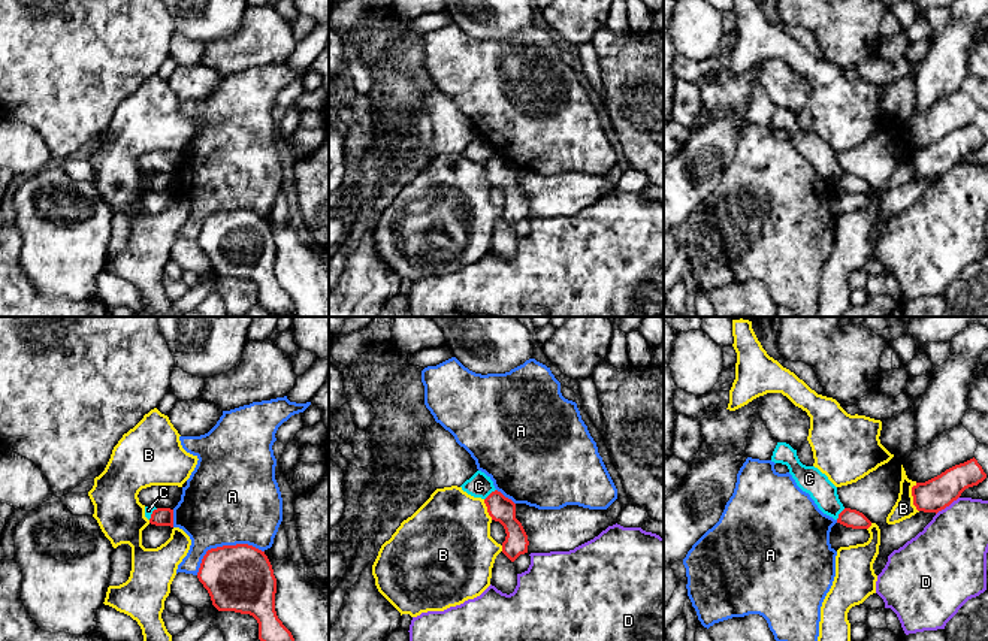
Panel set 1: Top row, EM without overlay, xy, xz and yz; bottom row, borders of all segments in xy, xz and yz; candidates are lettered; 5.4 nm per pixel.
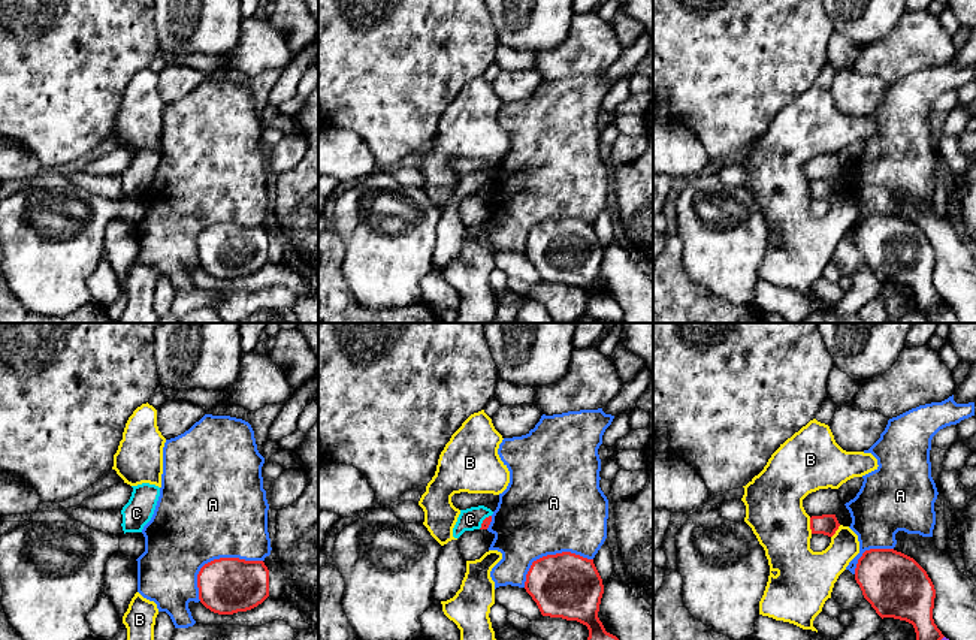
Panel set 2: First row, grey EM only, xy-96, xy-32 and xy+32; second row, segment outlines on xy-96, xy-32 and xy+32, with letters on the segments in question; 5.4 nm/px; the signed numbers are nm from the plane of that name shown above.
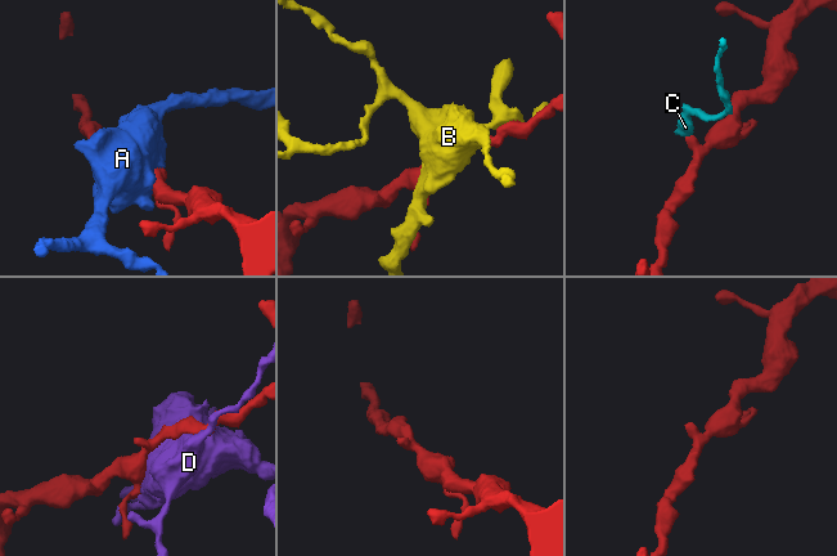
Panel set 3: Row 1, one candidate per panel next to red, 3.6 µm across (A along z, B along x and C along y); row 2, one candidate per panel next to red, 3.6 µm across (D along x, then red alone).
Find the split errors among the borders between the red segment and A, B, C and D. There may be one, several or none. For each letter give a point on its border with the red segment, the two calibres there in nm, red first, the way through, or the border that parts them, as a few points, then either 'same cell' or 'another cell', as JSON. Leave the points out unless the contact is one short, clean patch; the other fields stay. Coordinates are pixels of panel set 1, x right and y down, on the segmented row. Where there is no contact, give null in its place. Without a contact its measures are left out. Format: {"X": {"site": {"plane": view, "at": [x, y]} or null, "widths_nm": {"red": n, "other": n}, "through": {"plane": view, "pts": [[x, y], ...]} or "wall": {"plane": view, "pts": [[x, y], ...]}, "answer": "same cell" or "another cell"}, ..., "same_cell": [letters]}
{"A": {"site": {"plane": "xy", "at": [223, 546]}, "widths_nm": {"red": 360, "other": 480}, "answer": "another cell"}, "B": {"site": {"plane": "yz", "at": [914, 498]}, "widths_nm": {"red": 180, "other": 110}, "answer": "another cell"}, "C": {"site": {"plane": "xz", "at": [489, 495]}, "widths_nm": {"red": 140, "other": 130}, "wall": {"plane": "xz", "pts": [[495, 489], [485, 499]]}, "answer": "another cell"}, "D": {"site": {"plane": "yz", "at": [946, 505]}, "widths_nm": {"red": 180, "other": 380}, "answer": "another cell"}, "same_cell": []}

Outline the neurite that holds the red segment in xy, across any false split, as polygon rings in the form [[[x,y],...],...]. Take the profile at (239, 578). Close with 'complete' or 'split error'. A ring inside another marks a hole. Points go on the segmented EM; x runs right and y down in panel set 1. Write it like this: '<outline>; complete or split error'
[[[248,544],[211,548],[197,578],[218,611],[253,616],[260,641],[294,641],[277,616],[277,578],[265,551]]]; complete

